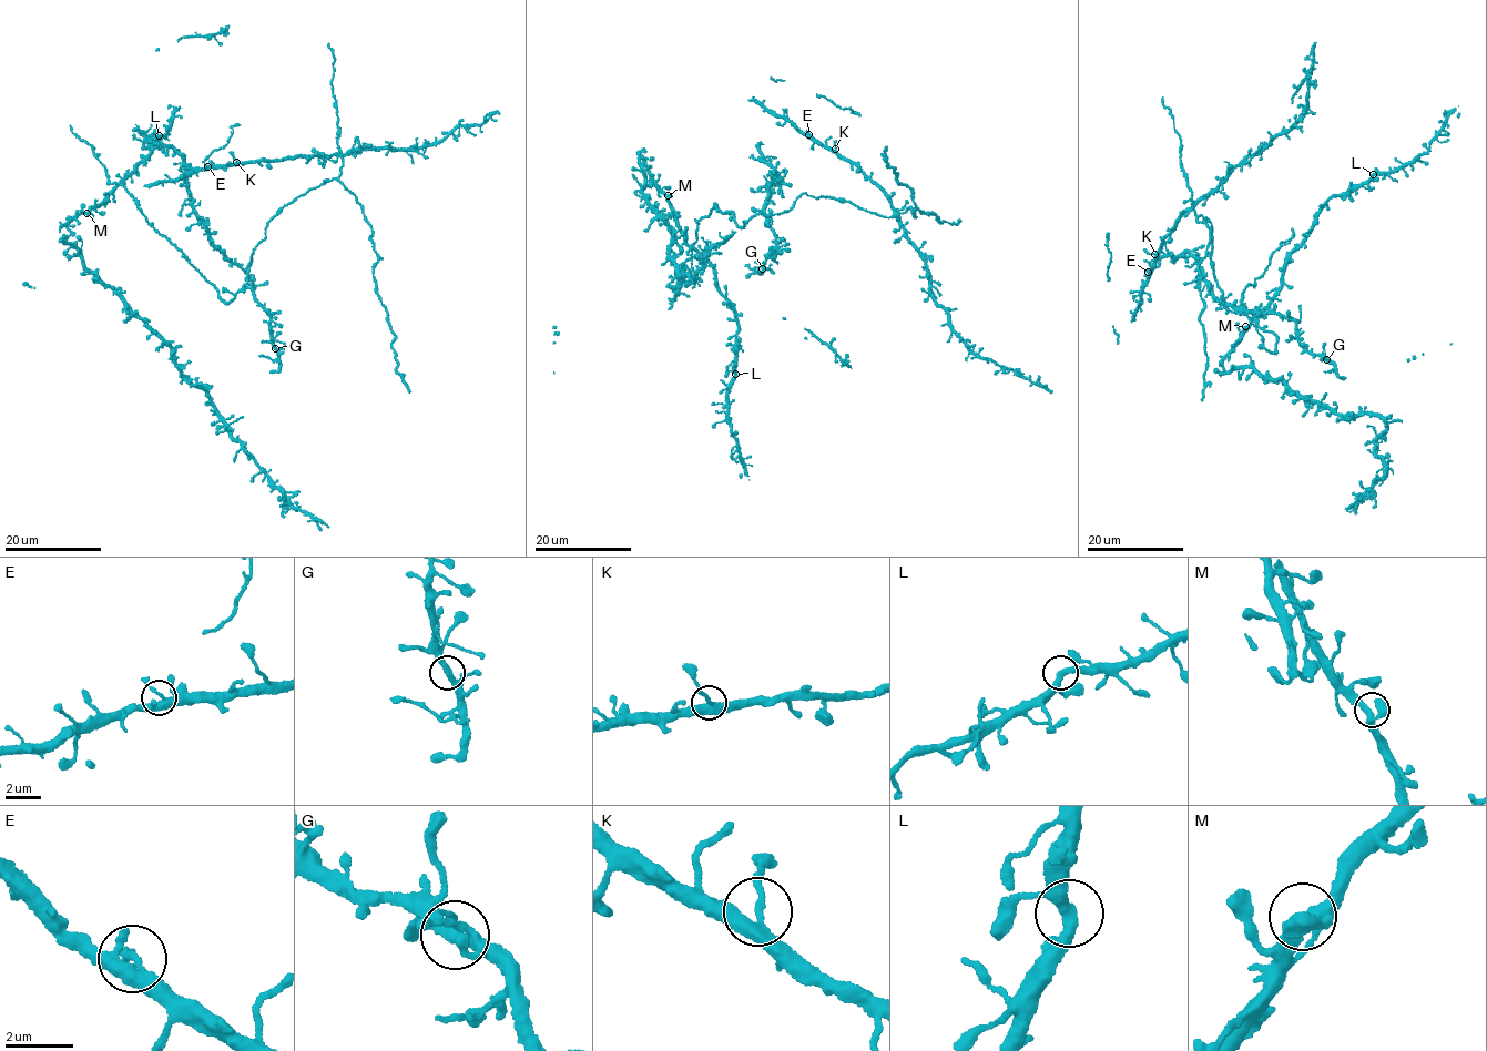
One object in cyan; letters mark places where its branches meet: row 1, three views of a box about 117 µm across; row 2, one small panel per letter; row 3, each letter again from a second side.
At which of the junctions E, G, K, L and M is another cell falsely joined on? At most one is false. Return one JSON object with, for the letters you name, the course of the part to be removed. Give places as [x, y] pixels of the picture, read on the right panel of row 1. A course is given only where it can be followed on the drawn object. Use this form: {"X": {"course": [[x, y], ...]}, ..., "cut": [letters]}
{"cut": []}

